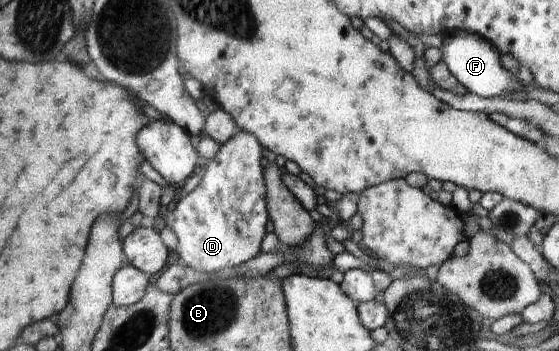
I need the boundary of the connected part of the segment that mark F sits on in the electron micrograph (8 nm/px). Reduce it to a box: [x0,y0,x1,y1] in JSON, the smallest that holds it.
[442,30,520,98]

